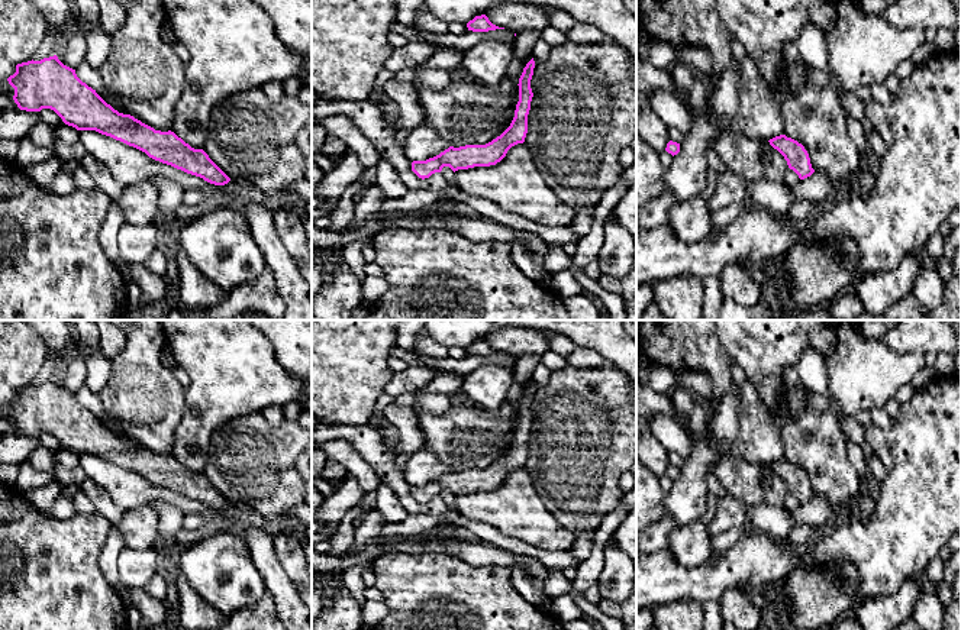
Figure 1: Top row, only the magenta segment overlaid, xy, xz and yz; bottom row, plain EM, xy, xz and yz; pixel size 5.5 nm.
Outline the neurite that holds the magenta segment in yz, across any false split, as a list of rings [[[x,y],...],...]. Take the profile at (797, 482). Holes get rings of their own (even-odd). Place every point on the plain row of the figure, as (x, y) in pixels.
[[[780,459],[768,466],[784,481],[789,492],[793,494],[800,504],[804,504],[815,497],[807,475],[797,465],[787,462],[786,459]]]

